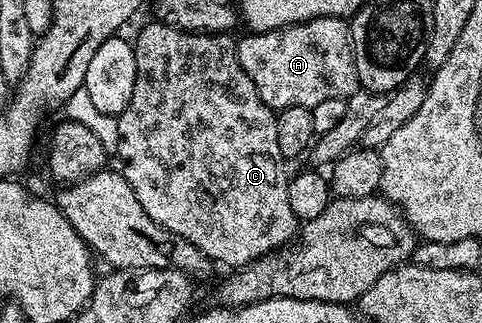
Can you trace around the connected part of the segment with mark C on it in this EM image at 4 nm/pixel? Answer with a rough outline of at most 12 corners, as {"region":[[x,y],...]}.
{"region":[[152,22],[115,155],[236,270],[299,221],[229,34]]}

